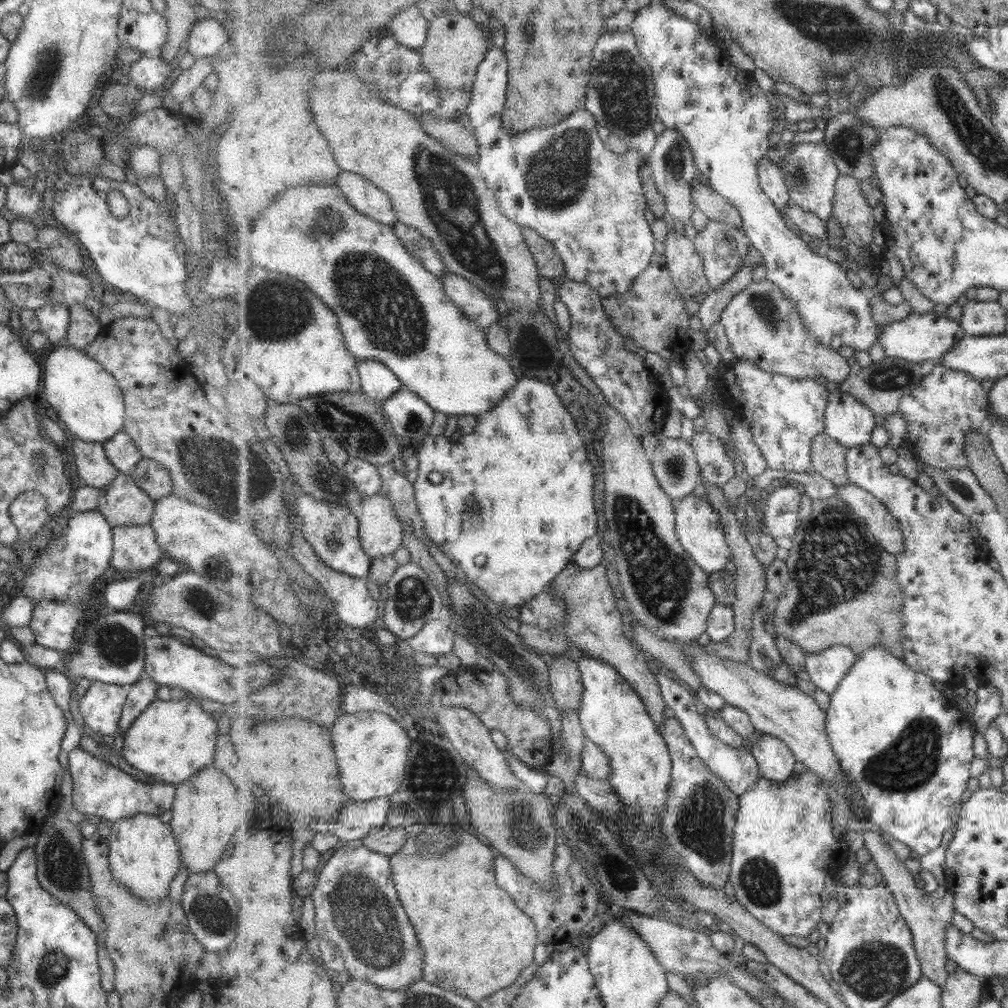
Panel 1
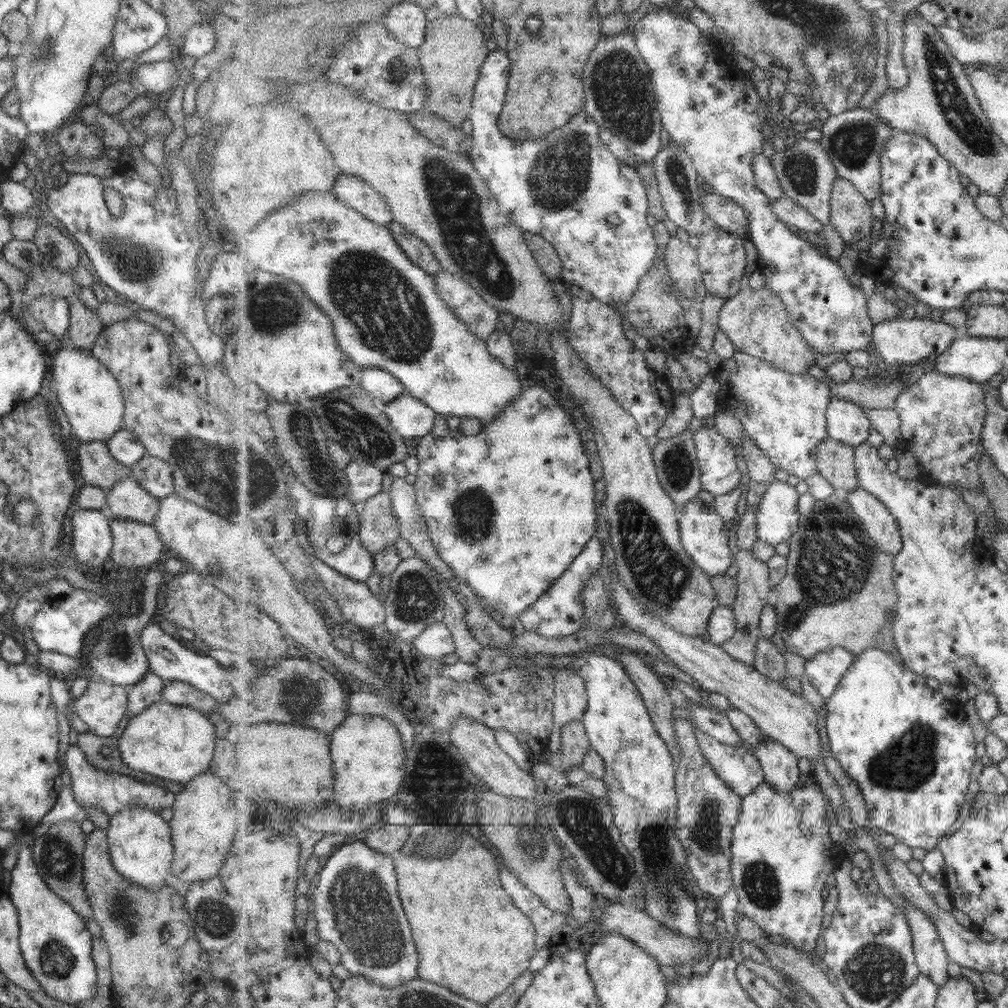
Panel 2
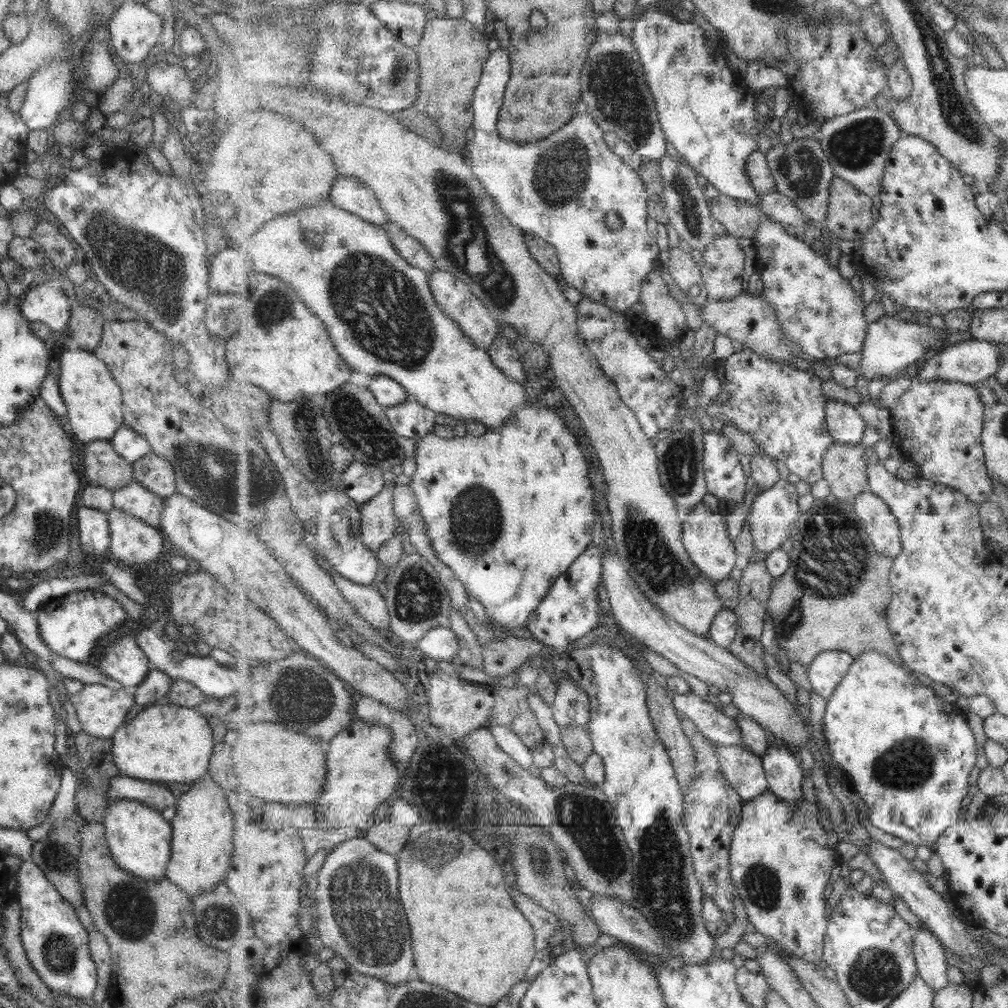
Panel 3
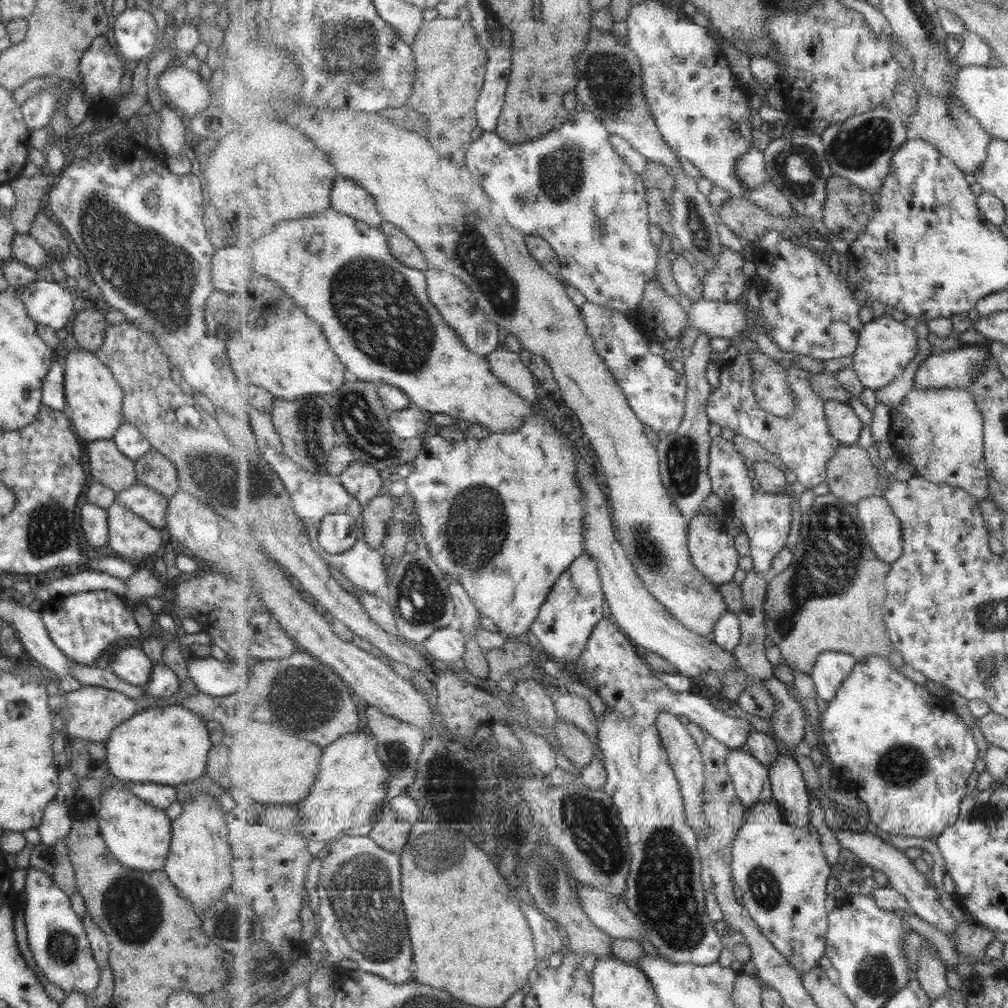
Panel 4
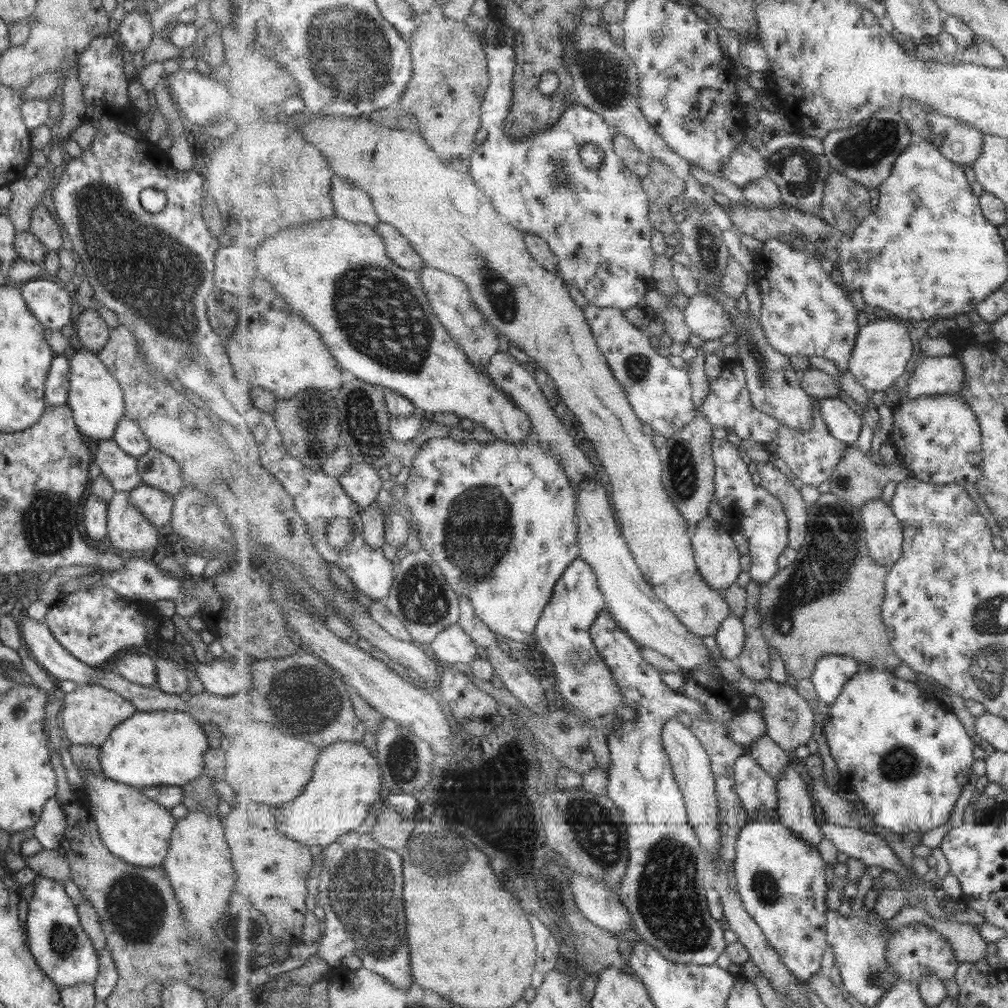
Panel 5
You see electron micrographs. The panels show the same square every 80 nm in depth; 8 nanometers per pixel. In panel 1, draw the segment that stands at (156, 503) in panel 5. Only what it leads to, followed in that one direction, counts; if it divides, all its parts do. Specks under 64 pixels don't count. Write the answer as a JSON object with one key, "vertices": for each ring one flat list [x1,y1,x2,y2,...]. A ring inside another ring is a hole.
{"vertices":[[129,474,116,477,98,488,95,511,101,513,110,527,121,525,147,525,153,512,151,500,131,479]]}

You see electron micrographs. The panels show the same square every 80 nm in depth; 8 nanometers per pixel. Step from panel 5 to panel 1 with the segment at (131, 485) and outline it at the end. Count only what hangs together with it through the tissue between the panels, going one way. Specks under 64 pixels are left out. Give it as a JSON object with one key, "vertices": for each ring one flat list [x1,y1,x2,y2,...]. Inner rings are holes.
{"vertices":[[75,437,69,446,82,485,98,489,109,484,119,473,111,462,107,461,103,447,99,443,83,442]]}

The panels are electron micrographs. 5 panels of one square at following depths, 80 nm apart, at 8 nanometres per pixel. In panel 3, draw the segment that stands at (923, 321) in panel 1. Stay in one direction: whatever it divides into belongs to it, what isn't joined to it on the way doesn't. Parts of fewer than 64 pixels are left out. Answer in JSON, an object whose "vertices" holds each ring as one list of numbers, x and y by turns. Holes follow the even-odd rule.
{"vertices":[[886,315,883,319,868,324,859,371,863,373,865,380,873,380,873,378,892,380,905,369,914,366,917,360,921,360,927,354,928,350,934,349,940,352,946,345,946,335,948,336,949,333,942,333,930,324,928,326,911,324,907,320,902,321,900,318,891,318]]}

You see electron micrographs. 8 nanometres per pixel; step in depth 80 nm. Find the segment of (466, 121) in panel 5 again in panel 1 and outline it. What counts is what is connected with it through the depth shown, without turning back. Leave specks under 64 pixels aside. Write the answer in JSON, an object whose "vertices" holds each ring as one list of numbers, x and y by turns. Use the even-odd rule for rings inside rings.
{"vertices":[[455,11,443,14,430,21,428,39,420,52,440,92,440,113,448,118,455,118,462,112,467,114,478,68,488,54,487,40,479,23,467,14]]}

